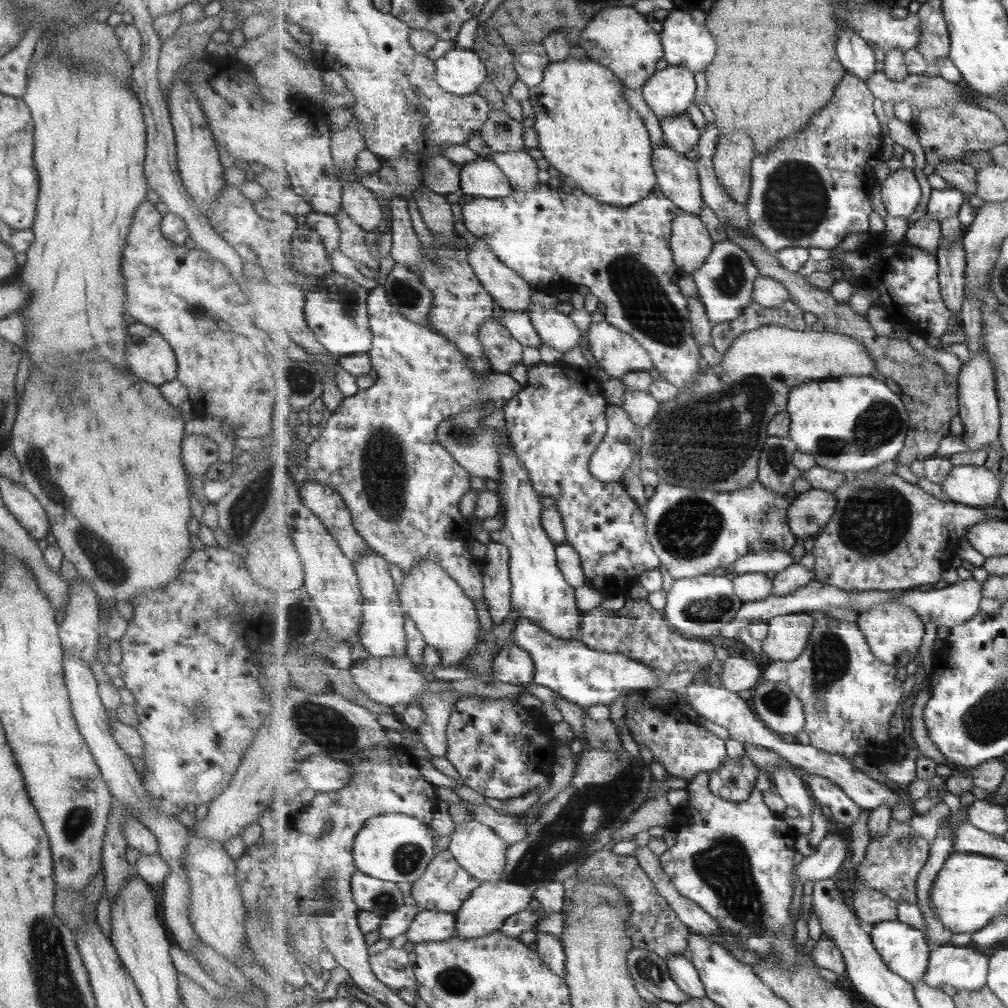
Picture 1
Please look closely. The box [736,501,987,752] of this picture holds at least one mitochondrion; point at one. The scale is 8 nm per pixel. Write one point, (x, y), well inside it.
(830, 657)

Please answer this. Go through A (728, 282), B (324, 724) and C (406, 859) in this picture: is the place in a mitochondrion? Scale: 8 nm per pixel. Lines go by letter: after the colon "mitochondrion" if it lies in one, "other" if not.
A: mitochondrion
B: mitochondrion
C: mitochondrion

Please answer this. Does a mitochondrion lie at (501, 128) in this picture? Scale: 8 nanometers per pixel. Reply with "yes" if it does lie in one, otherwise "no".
yes

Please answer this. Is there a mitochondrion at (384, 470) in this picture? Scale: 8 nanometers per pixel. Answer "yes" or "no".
yes

